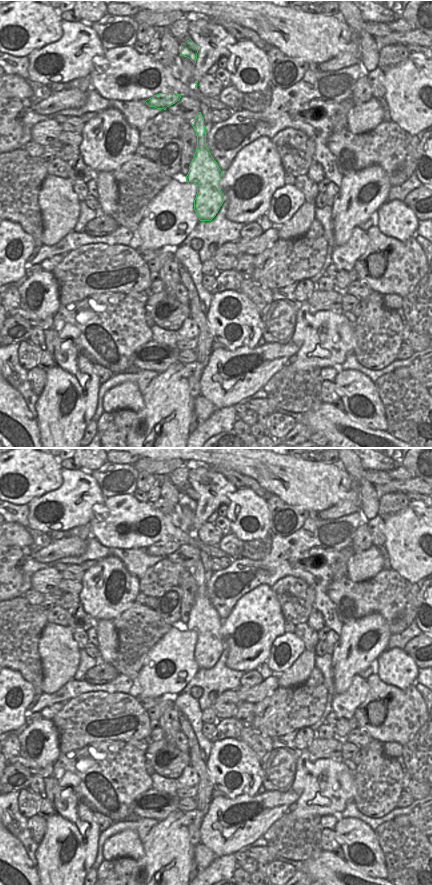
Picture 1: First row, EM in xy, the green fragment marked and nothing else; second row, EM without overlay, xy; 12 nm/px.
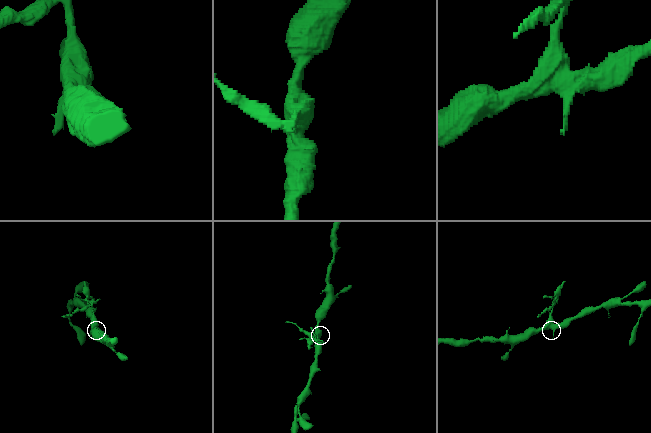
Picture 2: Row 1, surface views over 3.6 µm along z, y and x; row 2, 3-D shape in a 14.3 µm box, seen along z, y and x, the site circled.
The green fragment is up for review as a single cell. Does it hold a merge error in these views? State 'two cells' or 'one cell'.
two cells

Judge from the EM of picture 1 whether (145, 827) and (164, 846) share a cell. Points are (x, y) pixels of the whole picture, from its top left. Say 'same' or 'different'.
different

